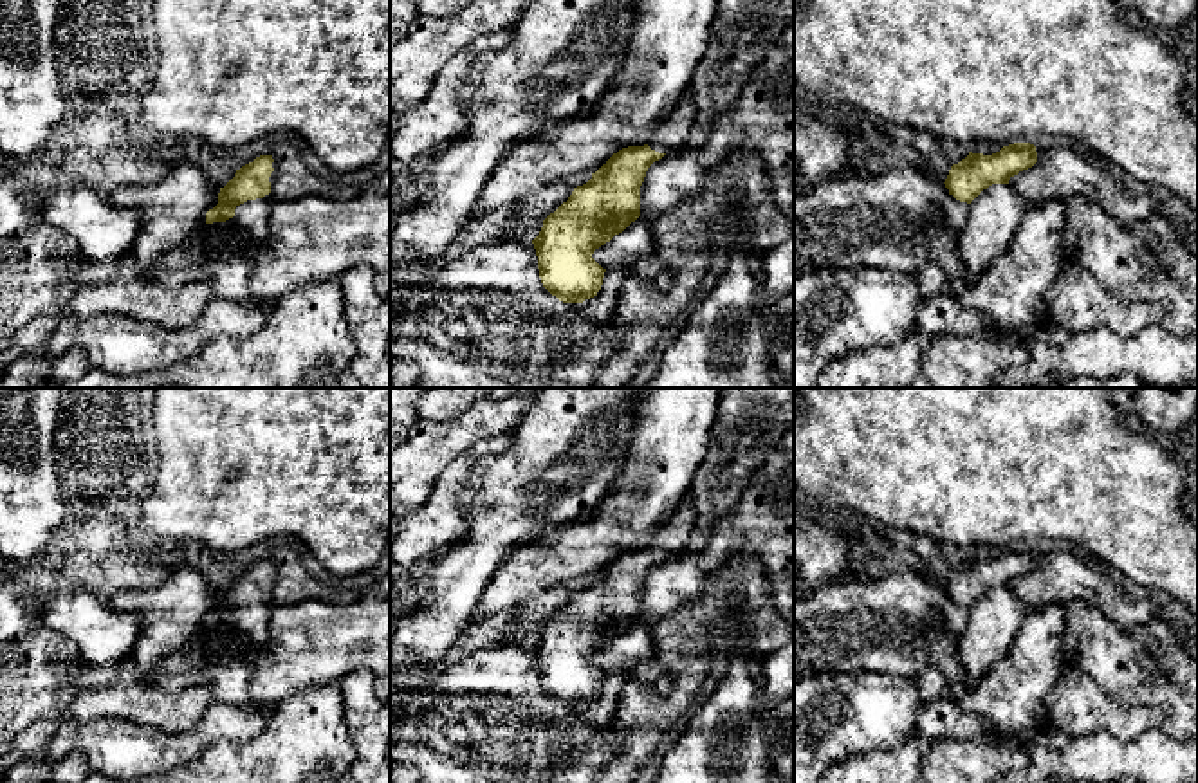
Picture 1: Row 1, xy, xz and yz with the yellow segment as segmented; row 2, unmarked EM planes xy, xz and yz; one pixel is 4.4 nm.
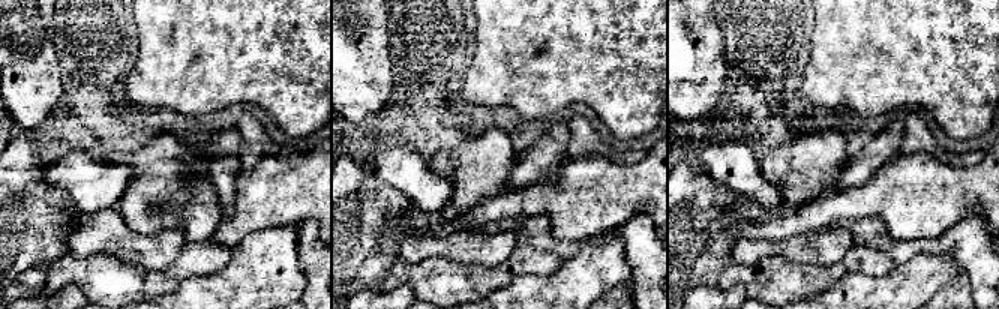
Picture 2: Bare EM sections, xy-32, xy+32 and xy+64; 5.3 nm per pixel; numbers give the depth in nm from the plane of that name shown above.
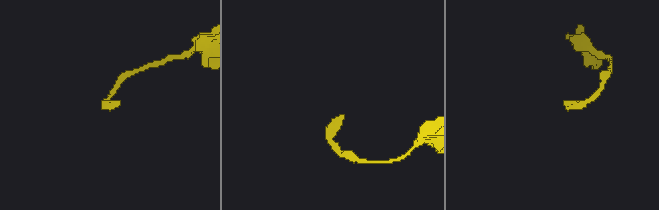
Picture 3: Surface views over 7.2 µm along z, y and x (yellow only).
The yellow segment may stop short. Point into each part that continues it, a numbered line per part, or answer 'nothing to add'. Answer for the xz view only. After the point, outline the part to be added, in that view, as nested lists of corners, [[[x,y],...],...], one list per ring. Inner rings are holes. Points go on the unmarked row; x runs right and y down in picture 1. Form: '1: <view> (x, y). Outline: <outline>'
1: xz (677, 533). Outline: [[[689,496],[678,505],[669,521],[657,532],[648,550],[659,557],[671,557],[691,545],[696,511]]]

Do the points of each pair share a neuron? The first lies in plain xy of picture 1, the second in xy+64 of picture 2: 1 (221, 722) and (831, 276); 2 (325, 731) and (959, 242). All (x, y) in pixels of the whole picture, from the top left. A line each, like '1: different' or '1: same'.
1: same
2: different

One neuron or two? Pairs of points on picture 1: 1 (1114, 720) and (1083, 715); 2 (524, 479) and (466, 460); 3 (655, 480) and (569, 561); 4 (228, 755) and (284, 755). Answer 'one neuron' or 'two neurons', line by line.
1: one neuron
2: two neurons
3: one neuron
4: one neuron

